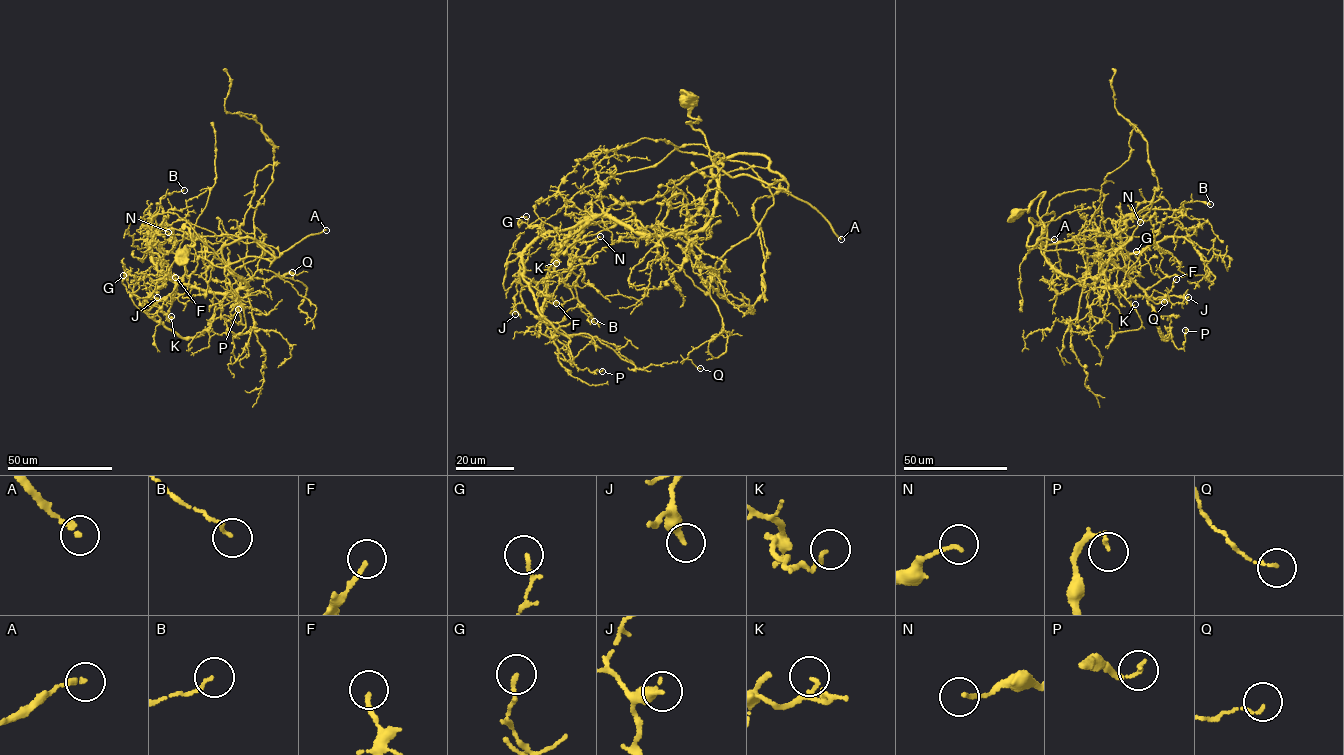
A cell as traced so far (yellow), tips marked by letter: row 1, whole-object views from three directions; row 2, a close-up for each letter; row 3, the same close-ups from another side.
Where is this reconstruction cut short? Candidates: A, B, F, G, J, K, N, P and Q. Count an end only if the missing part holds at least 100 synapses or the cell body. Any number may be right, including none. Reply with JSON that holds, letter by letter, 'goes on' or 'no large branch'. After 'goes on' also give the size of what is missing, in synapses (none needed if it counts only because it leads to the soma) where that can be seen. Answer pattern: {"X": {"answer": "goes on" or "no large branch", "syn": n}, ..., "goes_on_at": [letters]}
{"A": {"answer": "goes on", "syn": 300}, "B": {"answer": "no large branch"}, "F": {"answer": "no large branch"}, "G": {"answer": "no large branch"}, "J": {"answer": "no large branch"}, "K": {"answer": "no large branch"}, "N": {"answer": "no large branch"}, "P": {"answer": "no large branch"}, "Q": {"answer": "no large branch"}, "goes_on_at": ["A"]}

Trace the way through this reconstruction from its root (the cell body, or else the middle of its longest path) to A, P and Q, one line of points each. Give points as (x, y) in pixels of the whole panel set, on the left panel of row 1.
A: (181, 254), (185, 246), (194, 243), (187, 223), (228, 265), (248, 256), (272, 261), (302, 239), (326, 230)
P: (181, 254), (187, 223), (225, 266), (200, 257), (147, 315), (187, 337), (225, 332), (238, 309)
Q: (181, 254), (194, 243), (187, 223), (248, 283), (240, 287), (253, 276), (291, 279), (281, 275), (292, 272)

